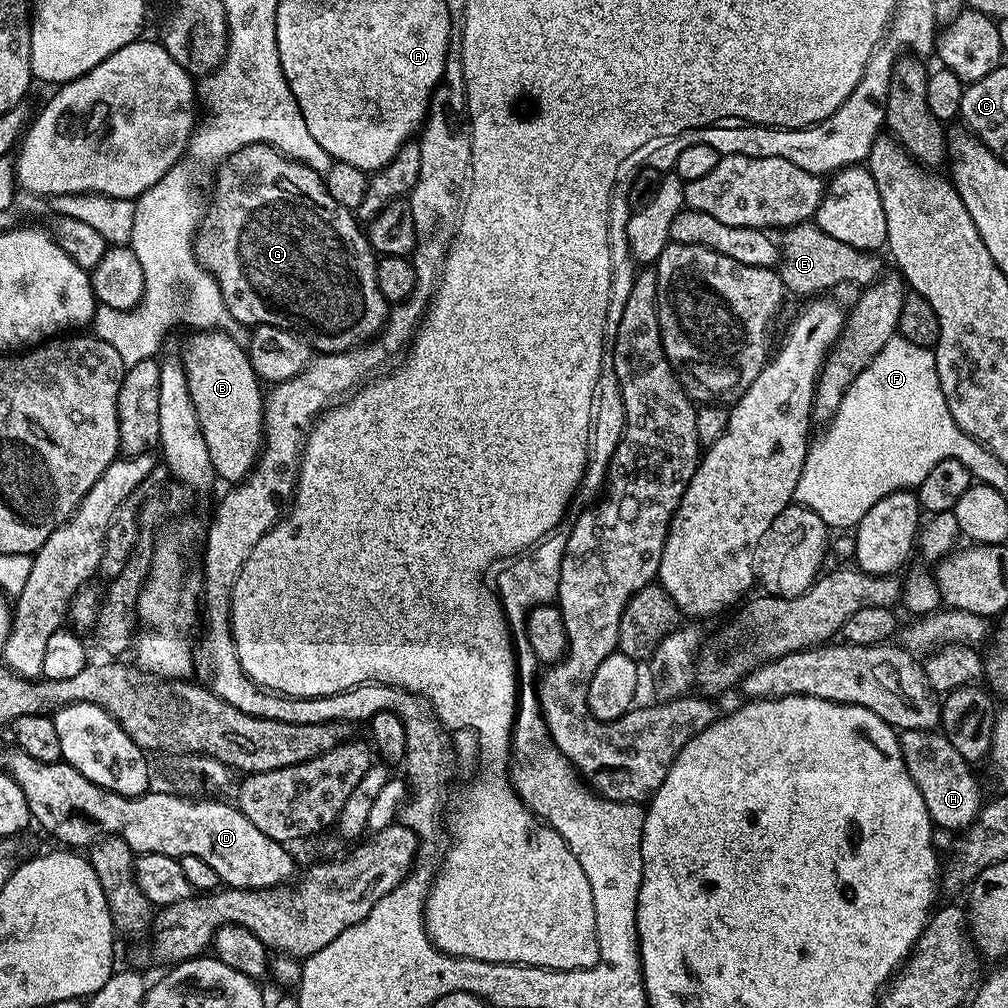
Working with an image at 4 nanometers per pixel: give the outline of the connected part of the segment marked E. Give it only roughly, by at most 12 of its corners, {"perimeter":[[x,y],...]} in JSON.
{"perimeter":[[792,224],[779,241],[785,289],[812,298],[880,279],[875,251]]}

